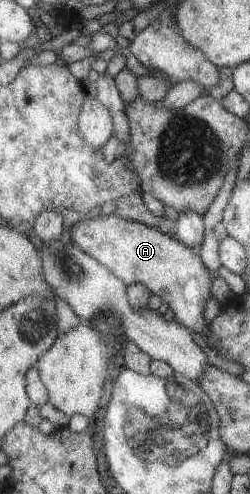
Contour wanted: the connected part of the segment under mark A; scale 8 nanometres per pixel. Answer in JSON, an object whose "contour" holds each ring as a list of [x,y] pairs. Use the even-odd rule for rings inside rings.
{"contour":[[[117,214],[102,218],[87,216],[74,224],[71,240],[83,251],[104,263],[128,286],[144,283],[153,294],[159,295],[175,315],[175,319],[193,331],[201,331],[208,337],[209,319],[205,319],[205,307],[212,296],[212,271],[205,267],[201,254],[194,247],[187,247],[178,237]]]}

